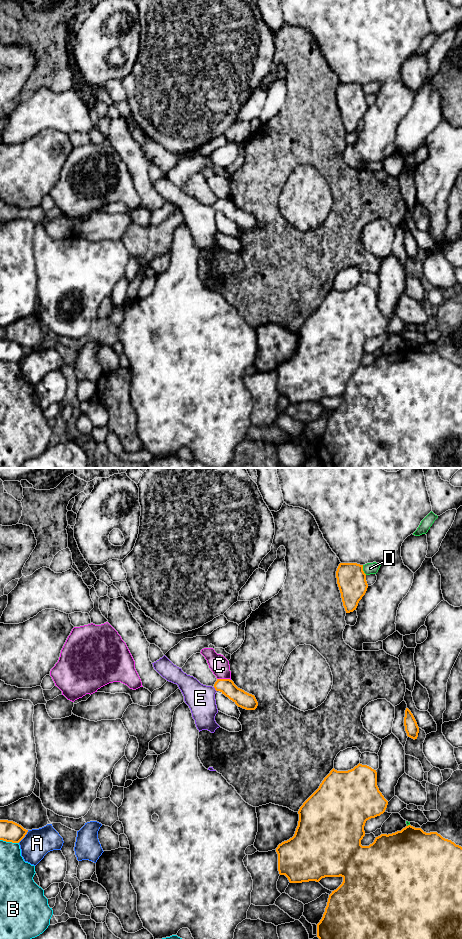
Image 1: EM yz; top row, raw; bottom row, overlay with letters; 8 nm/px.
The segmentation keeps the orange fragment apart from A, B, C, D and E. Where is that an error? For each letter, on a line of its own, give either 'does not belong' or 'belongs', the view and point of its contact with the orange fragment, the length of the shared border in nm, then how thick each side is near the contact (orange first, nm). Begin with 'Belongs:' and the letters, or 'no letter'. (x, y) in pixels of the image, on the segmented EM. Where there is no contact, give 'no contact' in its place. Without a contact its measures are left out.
Belongs: E
A: does not belong; contact yz (24, 836); length 130 nm; calibres 160 and 220 nm
B: does not belong; contact yz (9, 841); length 160 nm; calibres 160 and 240 nm
C: does not belong; contact yz (224, 679); length 110 nm; calibres 130 and 160 nm
D: does not belong; contact yz (362, 570); length 90 nm; calibres 240 and 100 nm
E: belongs; contact yz (215, 689); length 50 nm; calibres 130 and 220 nm

